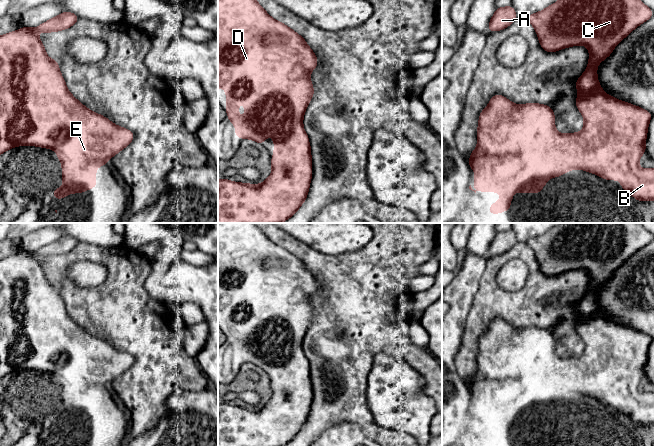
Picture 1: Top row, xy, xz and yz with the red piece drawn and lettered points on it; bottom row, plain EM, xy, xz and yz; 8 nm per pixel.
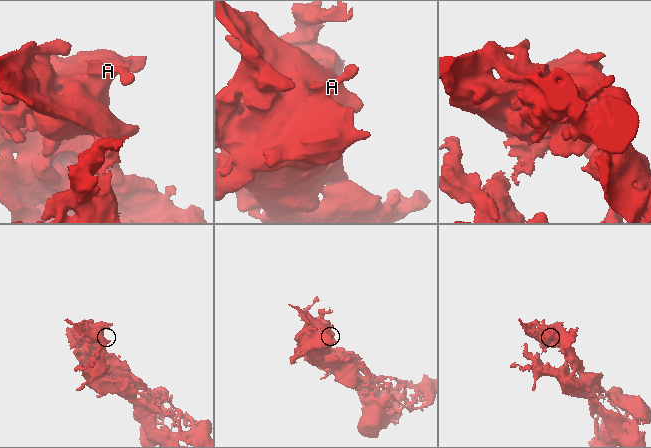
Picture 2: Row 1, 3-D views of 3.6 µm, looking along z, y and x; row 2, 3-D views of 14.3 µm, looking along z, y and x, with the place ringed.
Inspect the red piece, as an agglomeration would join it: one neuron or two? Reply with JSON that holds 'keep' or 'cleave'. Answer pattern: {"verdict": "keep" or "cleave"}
{"verdict": "keep"}

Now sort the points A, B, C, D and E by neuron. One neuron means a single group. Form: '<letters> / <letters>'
A B C D E

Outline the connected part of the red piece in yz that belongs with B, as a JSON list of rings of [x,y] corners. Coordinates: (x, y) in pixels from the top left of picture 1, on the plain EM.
[[[561,223],[561,224],[560,224],[560,225],[557,225],[557,226],[555,226],[555,227],[553,227],[553,228],[552,228],[552,229],[550,229],[550,230],[548,230],[548,231],[547,231],[547,232],[545,232],[545,233],[543,233],[543,234],[542,234],[542,235],[540,235],[540,236],[537,236],[537,237],[533,237],[533,238],[531,238],[531,239],[529,239],[529,240],[528,240],[528,241],[527,241],[527,242],[526,242],[526,244],[527,244],[527,245],[528,245],[528,246],[529,246],[529,247],[530,247],[530,248],[531,248],[531,249],[532,249],[532,250],[533,250],[533,251],[534,251],[534,252],[535,252],[535,254],[536,254],[536,257],[537,257],[537,261],[538,261],[538,263],[539,263],[539,266],[540,266],[540,270],[541,270],[541,272],[542,272],[542,273],[543,273],[543,274],[544,274],[544,275],[546,275],[546,276],[555,276],[555,275],[559,275],[559,274],[562,274],[562,273],[564,273],[564,272],[567,272],[567,271],[571,271],[571,270],[576,270],[576,269],[584,269],[584,270],[586,270],[586,271],[587,271],[587,272],[588,272],[588,274],[589,274],[589,278],[590,278],[590,281],[589,281],[589,284],[588,284],[588,291],[587,291],[587,293],[586,293],[586,294],[585,294],[585,296],[584,296],[584,297],[583,297],[583,298],[582,298],[582,299],[581,299],[581,300],[580,300],[580,301],[579,301],[579,302],[578,302],[578,303],[577,303],[577,305],[576,305],[576,307],[575,307],[575,310],[576,310],[576,312],[577,312],[577,315],[578,315],[578,320],[577,320],[577,322],[576,322],[576,331],[577,331],[577,333],[578,333],[578,334],[579,334],[579,335],[580,335],[580,336],[581,336],[581,338],[582,338],[582,340],[583,340],[583,342],[584,342],[584,352],[583,352],[583,353],[582,353],[582,354],[581,354],[581,355],[580,355],[580,356],[577,356],[577,357],[567,357],[567,358],[565,358],[565,359],[564,359],[564,358],[561,358],[561,357],[559,357],[559,356],[558,356],[558,355],[557,355],[557,354],[556,354],[556,351],[555,351],[555,347],[554,347],[554,344],[555,344],[555,341],[556,341],[556,340],[555,340],[555,339],[554,339],[554,336],[553,336],[553,334],[552,334],[552,332],[551,332],[551,331],[550,331],[550,330],[548,330],[548,329],[542,329],[542,328],[538,328],[538,327],[529,327],[529,328],[520,328],[520,329],[516,329],[516,328],[514,328],[514,327],[513,327],[513,326],[511,326],[511,325],[510,325],[510,324],[508,324],[508,323],[507,323],[507,322],[505,322],[505,321],[504,321],[504,320],[502,320],[502,319],[501,319],[501,318],[496,318],[496,319],[494,319],[494,320],[492,320],[492,321],[491,321],[491,323],[490,323],[490,325],[489,325],[489,328],[488,328],[488,330],[487,330],[487,331],[486,331],[486,332],[485,332],[485,333],[483,333],[483,334],[482,334],[482,335],[481,335],[481,337],[480,337],[480,339],[479,339],[479,345],[478,345],[478,353],[477,353],[477,366],[478,366],[478,369],[477,369],[477,371],[476,371],[476,373],[475,373],[475,374],[474,374],[474,375],[472,375],[472,376],[471,376],[471,377],[469,377],[469,379],[470,379],[470,380],[471,380],[471,383],[470,383],[470,384],[467,384],[467,385],[468,385],[468,387],[469,387],[469,390],[470,390],[470,392],[471,392],[471,394],[475,394],[475,395],[476,395],[476,399],[475,399],[475,402],[474,402],[474,410],[475,410],[475,411],[476,411],[476,413],[475,413],[475,414],[473,414],[473,413],[472,413],[472,411],[471,411],[471,409],[470,409],[470,410],[469,410],[469,413],[470,413],[470,414],[472,414],[472,415],[474,415],[474,416],[475,416],[475,417],[476,417],[476,415],[477,415],[477,414],[478,414],[478,415],[481,415],[481,416],[500,416],[500,417],[501,417],[501,423],[500,423],[500,424],[498,424],[498,425],[497,425],[497,426],[496,426],[496,427],[493,427],[493,428],[490,428],[490,432],[489,432],[489,439],[492,439],[492,438],[499,438],[499,437],[501,437],[501,436],[502,436],[502,435],[509,435],[509,434],[511,434],[511,430],[510,430],[510,425],[511,425],[511,424],[512,424],[512,423],[513,423],[513,417],[514,417],[514,416],[524,416],[524,417],[526,417],[526,416],[531,416],[531,417],[536,417],[536,418],[540,418],[540,416],[541,416],[541,413],[542,413],[542,412],[543,412],[543,411],[544,411],[544,410],[545,410],[545,409],[546,409],[546,407],[547,407],[547,403],[548,403],[548,402],[554,402],[554,401],[559,401],[559,400],[562,400],[562,399],[563,399],[563,398],[564,398],[564,397],[566,397],[566,396],[568,396],[568,395],[570,395],[570,394],[574,394],[574,393],[577,393],[577,392],[578,392],[578,393],[581,393],[581,394],[584,394],[584,395],[586,395],[586,396],[591,396],[591,397],[593,397],[593,398],[597,398],[597,399],[599,399],[599,400],[600,400],[600,401],[601,401],[601,402],[604,402],[604,403],[606,403],[606,404],[608,404],[608,405],[609,405],[609,404],[620,404],[620,405],[621,405],[621,412],[622,412],[622,413],[624,413],[624,414],[626,414],[626,415],[628,415],[628,416],[629,416],[629,417],[630,417],[630,418],[631,418],[631,420],[632,420],[632,421],[634,421],[634,422],[635,422],[635,423],[636,423],[636,424],[637,424],[637,425],[650,425],[650,424],[654,424],[654,392],[648,392],[648,393],[641,393],[641,392],[640,392],[640,391],[639,391],[639,388],[638,388],[638,386],[639,386],[639,383],[640,383],[640,381],[641,381],[641,380],[642,380],[642,379],[643,379],[643,378],[644,378],[644,377],[646,377],[646,372],[645,372],[645,366],[646,366],[646,362],[647,362],[647,355],[648,355],[648,349],[649,349],[649,346],[650,346],[650,344],[651,344],[651,342],[652,342],[652,338],[651,338],[651,337],[650,337],[650,336],[649,336],[649,335],[647,335],[647,334],[645,334],[645,333],[643,333],[643,332],[640,332],[640,331],[638,331],[638,330],[635,330],[635,329],[633,329],[633,328],[630,328],[630,327],[627,327],[627,326],[625,326],[625,325],[621,325],[621,324],[618,324],[618,323],[616,323],[616,322],[614,322],[614,321],[612,321],[612,320],[610,320],[610,319],[608,319],[608,318],[605,318],[605,317],[604,317],[604,316],[603,316],[603,313],[602,313],[602,311],[601,311],[601,309],[600,309],[600,308],[599,308],[599,305],[598,305],[598,302],[597,302],[597,290],[598,290],[598,288],[599,288],[599,287],[600,287],[600,286],[602,286],[602,285],[603,285],[603,284],[604,284],[604,283],[606,283],[606,282],[607,282],[607,281],[609,281],[609,280],[610,280],[610,279],[611,279],[611,277],[612,277],[612,275],[613,275],[613,273],[614,273],[614,272],[615,272],[615,270],[616,270],[616,269],[618,269],[618,268],[619,268],[619,267],[620,267],[620,266],[621,266],[621,265],[622,265],[622,264],[623,264],[623,263],[624,263],[624,262],[625,262],[625,261],[626,261],[626,260],[627,260],[627,259],[629,259],[629,258],[630,258],[630,257],[631,257],[631,256],[632,256],[632,255],[633,255],[633,254],[634,254],[634,253],[635,253],[635,252],[636,252],[636,251],[637,251],[637,250],[639,250],[639,249],[641,249],[641,248],[642,248],[642,247],[644,247],[644,246],[646,246],[646,245],[647,245],[647,244],[648,244],[648,243],[650,243],[650,242],[651,242],[651,241],[652,241],[652,240],[653,240],[653,239],[654,239],[654,236],[653,236],[653,235],[652,235],[652,234],[651,234],[651,233],[650,233],[650,232],[649,232],[649,231],[647,231],[647,230],[646,230],[646,229],[645,229],[645,228],[644,228],[644,227],[642,227],[642,226],[641,226],[641,225],[640,225],[640,224],[639,224],[639,223]]]

